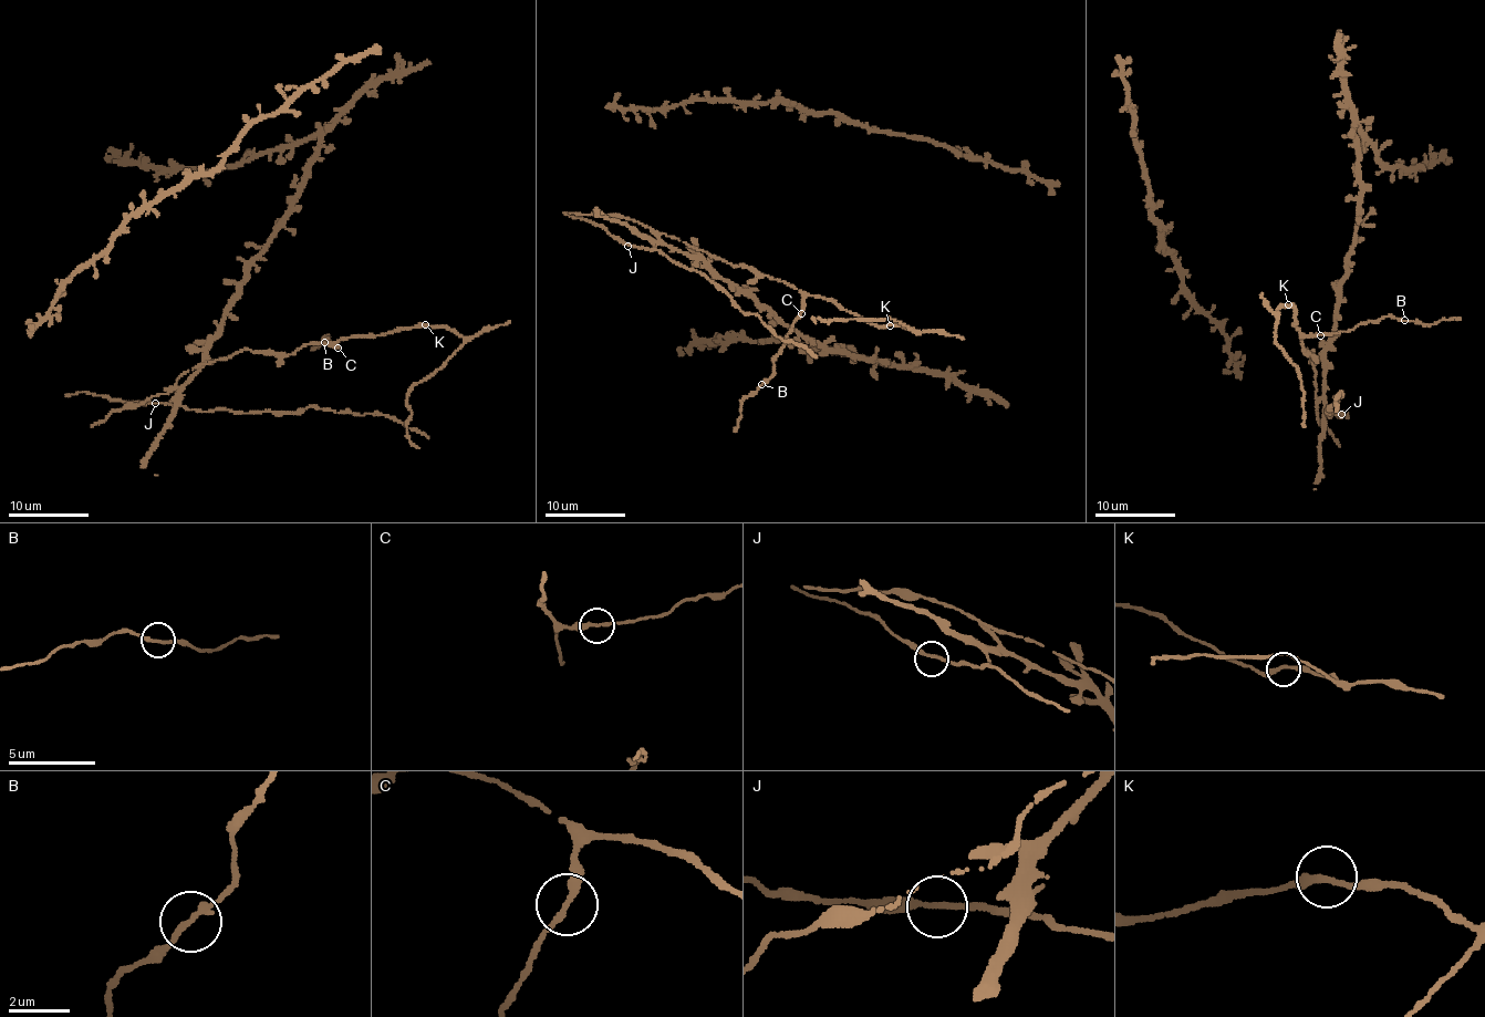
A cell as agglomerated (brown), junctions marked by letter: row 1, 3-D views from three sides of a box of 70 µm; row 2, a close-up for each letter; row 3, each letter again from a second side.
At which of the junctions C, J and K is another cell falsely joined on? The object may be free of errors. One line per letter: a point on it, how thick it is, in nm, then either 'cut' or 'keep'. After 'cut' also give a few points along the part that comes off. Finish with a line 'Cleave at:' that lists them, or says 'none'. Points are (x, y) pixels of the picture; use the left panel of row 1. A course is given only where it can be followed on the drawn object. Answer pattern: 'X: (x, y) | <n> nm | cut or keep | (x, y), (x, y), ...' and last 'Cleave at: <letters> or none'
C: (338, 348) | 240 nm | keep
J: (155, 403) | 200 nm | keep
K: (425, 324) | 220 nm | keep
Cleave at: none

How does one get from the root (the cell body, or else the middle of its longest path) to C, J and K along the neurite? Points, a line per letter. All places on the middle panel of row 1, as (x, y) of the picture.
C: (606, 231), (650, 249), (666, 234), (733, 265), (753, 267), (800, 290), (800, 313)
J: (606, 231), (627, 246)
K: (606, 231), (650, 249), (662, 234), (674, 236), (800, 292), (831, 298), (869, 322), (890, 325)

